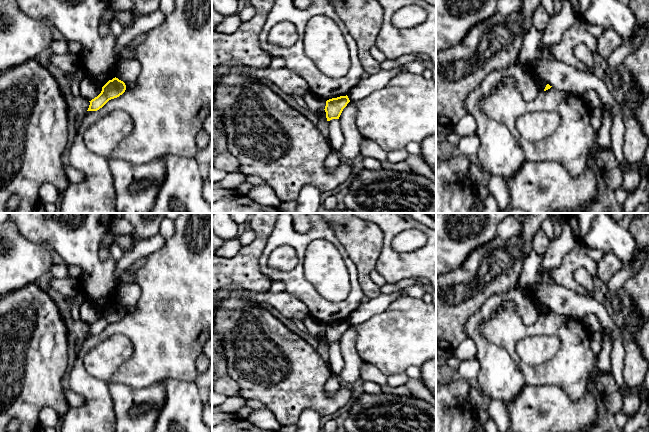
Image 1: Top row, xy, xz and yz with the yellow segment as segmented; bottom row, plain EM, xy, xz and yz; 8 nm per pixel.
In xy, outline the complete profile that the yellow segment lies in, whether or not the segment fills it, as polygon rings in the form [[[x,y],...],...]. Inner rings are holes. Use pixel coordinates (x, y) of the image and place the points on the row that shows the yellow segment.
[[[118,78],[109,80],[103,87],[101,93],[92,99],[87,111],[97,111],[102,108],[109,100],[122,95],[126,90],[126,85]]]

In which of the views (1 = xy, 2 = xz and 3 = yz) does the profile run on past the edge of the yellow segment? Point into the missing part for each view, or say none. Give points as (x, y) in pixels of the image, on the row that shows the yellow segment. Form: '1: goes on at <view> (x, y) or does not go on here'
1: does not go on here
2: does not go on here
3: does not go on here

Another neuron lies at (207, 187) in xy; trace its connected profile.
[[[207,178],[204,179],[202,192],[203,198],[212,205],[212,183]]]

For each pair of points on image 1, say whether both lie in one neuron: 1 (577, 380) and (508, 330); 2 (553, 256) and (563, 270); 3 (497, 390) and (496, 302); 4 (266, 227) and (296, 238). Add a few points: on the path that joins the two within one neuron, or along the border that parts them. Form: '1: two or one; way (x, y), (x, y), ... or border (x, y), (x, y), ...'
1: one; way (555, 374), (530, 373), (517, 360), (513, 352)
2: two; border (574, 246), (564, 256), (559, 266), (547, 271)
3: one; way (497, 368), (495, 362), (475, 335), (475, 324)
4: two; border (276, 223), (262, 250)

